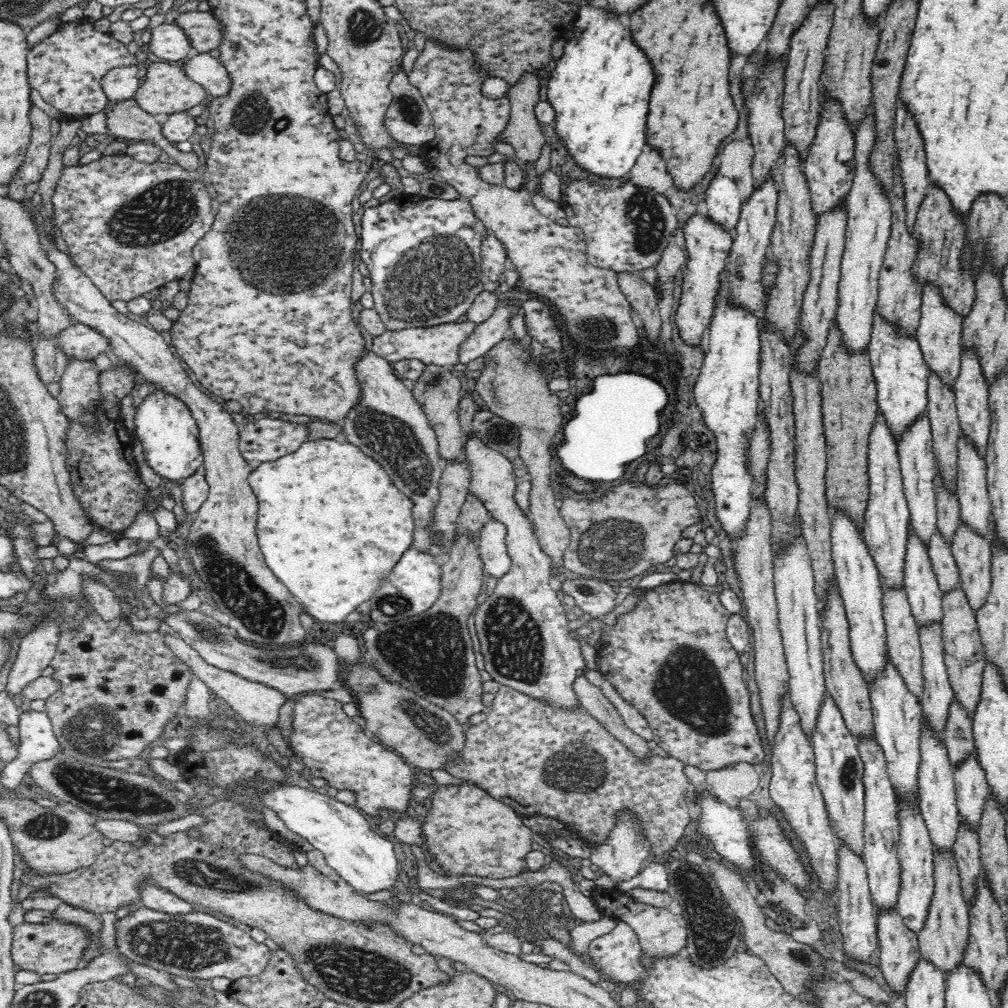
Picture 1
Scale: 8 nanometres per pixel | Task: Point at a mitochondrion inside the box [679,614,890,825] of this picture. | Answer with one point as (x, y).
(848, 772)

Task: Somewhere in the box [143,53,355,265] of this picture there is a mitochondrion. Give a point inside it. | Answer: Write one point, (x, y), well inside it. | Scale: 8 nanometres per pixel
(263, 121)

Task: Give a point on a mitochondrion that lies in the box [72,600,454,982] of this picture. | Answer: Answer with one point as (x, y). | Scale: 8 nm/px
(188, 945)

